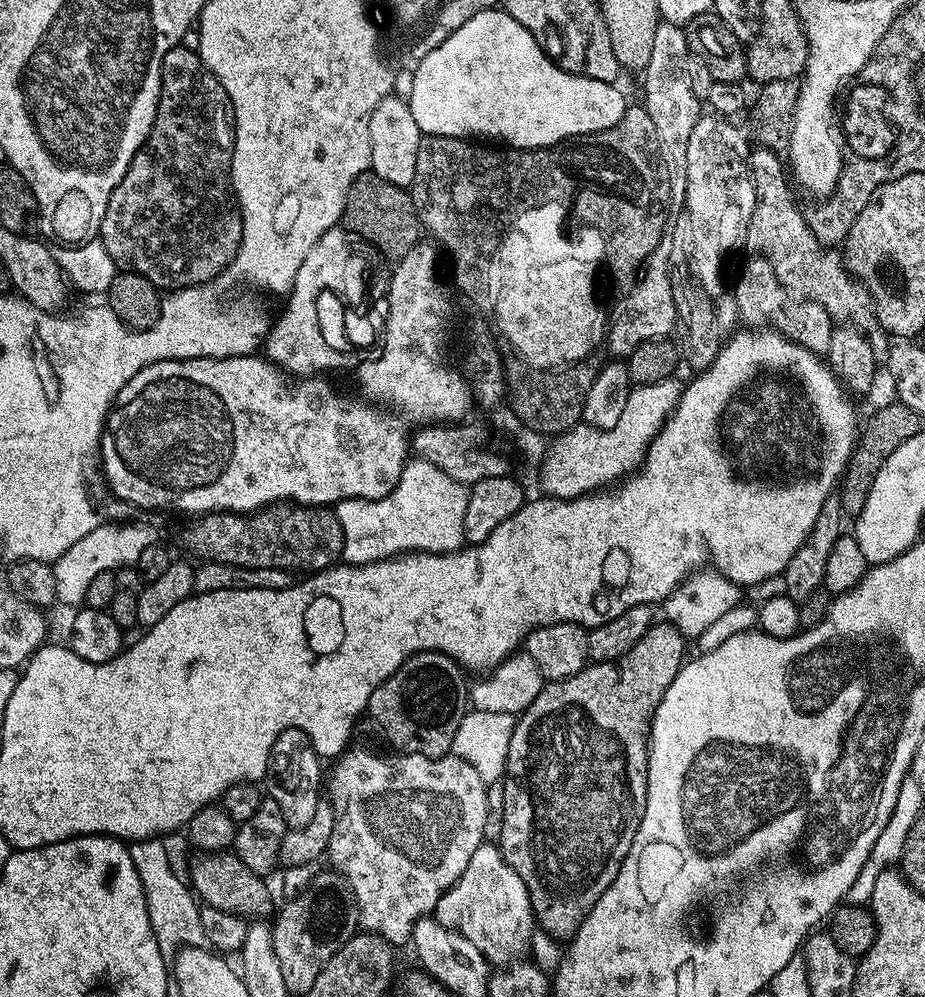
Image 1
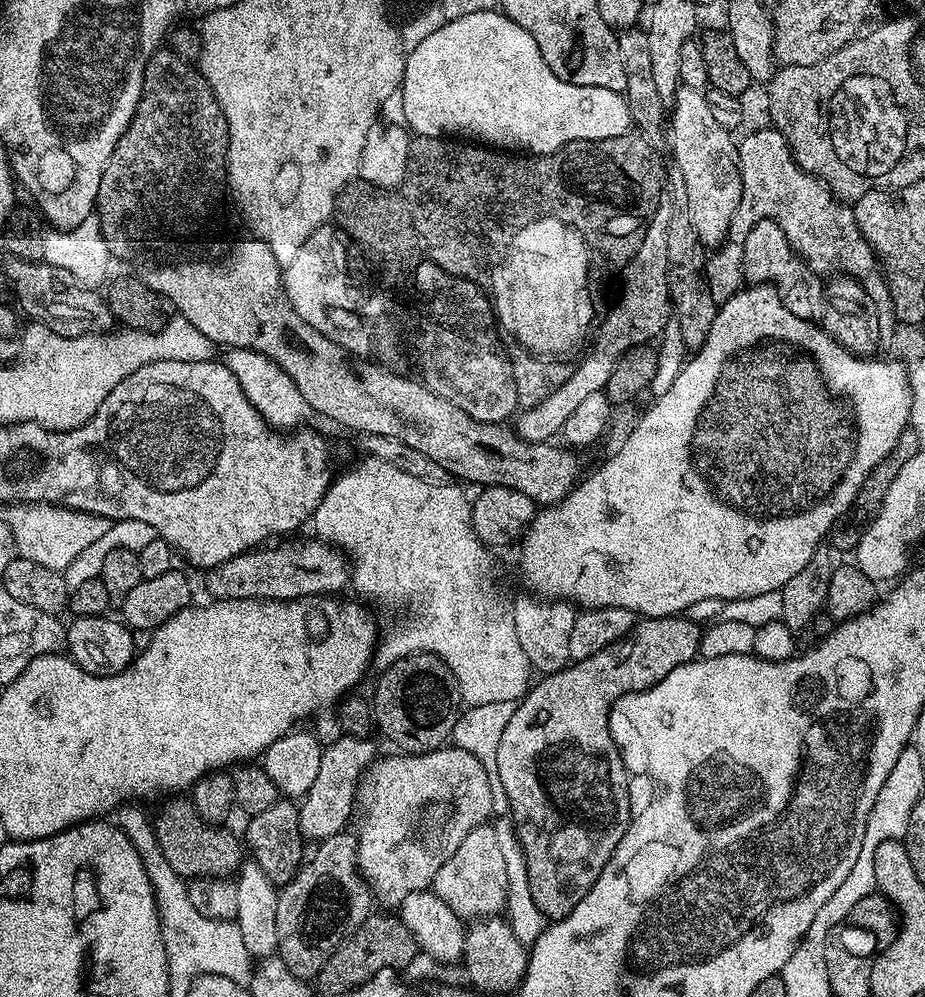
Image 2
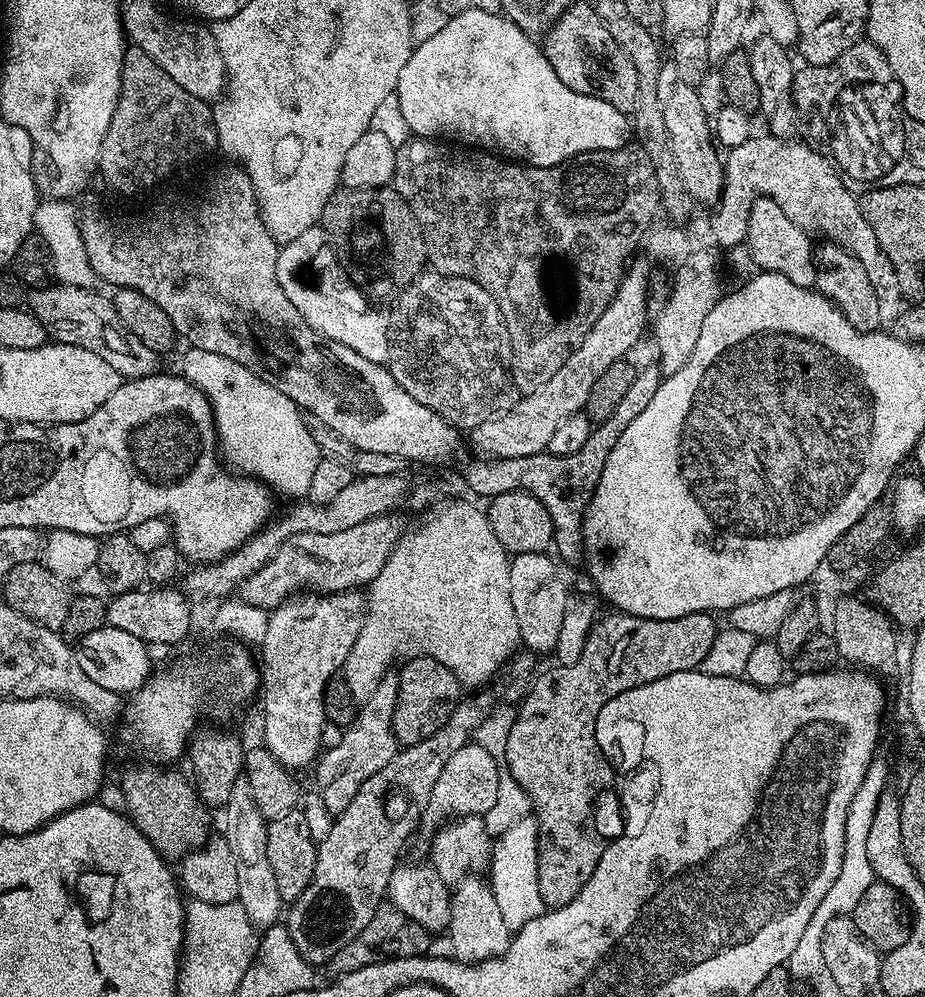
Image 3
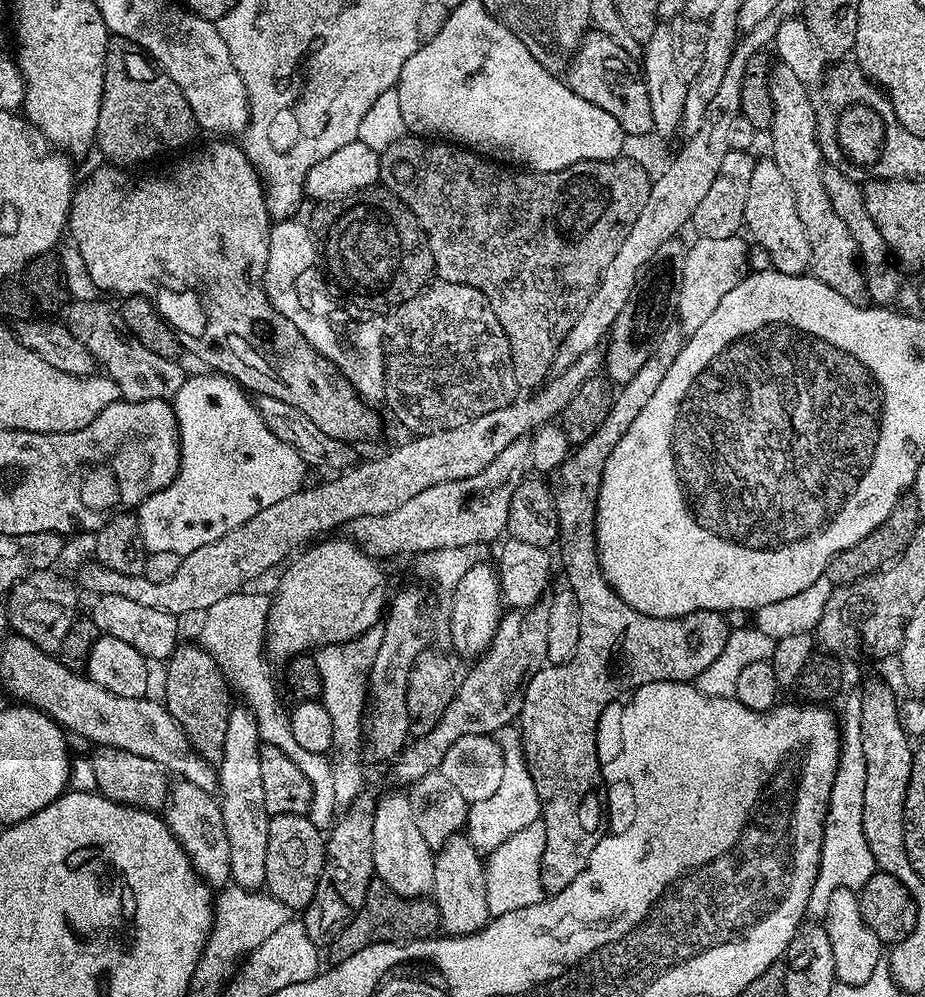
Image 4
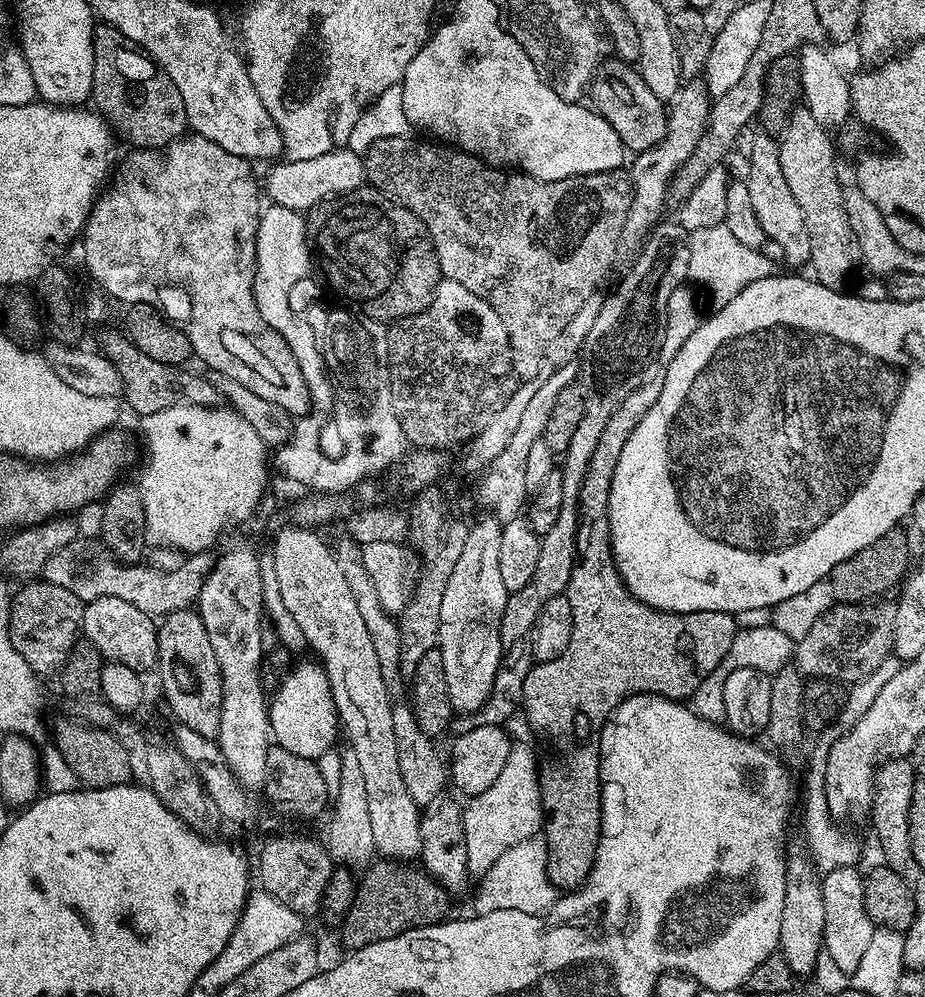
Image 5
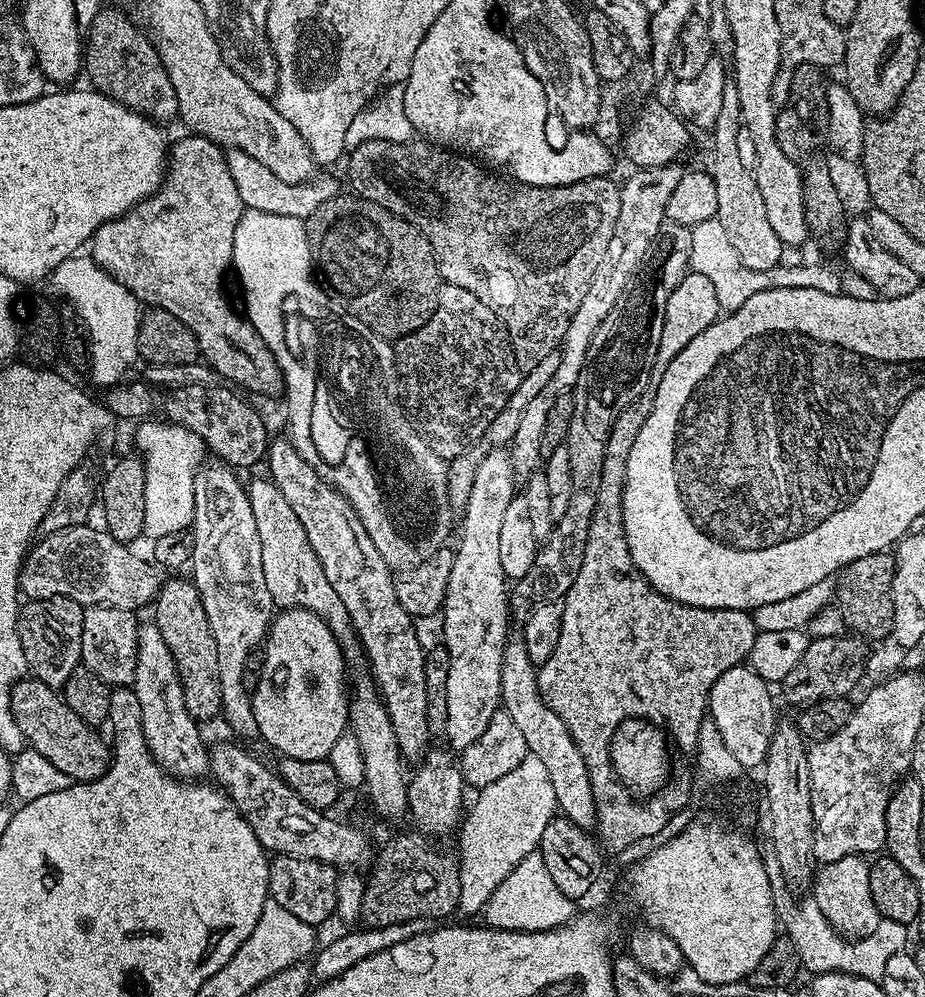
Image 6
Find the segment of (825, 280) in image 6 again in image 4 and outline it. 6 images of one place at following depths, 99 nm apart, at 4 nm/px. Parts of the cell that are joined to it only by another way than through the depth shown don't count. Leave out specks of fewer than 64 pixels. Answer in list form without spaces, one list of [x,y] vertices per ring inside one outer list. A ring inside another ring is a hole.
[[[731,236],[730,238],[706,238],[697,237],[694,244],[690,244],[685,251],[685,256],[682,266],[682,274],[680,281],[676,287],[676,295],[674,298],[674,308],[676,311],[676,318],[686,336],[696,333],[714,314],[715,307],[722,302],[722,298],[726,296],[747,275],[749,269],[749,245],[741,239],[740,236]]]

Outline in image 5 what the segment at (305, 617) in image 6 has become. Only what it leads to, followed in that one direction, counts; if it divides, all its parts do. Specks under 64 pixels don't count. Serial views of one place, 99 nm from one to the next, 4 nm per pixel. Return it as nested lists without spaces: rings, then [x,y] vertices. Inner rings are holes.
[[[304,660],[300,665],[297,663],[283,674],[271,693],[268,717],[275,743],[290,750],[290,754],[298,754],[298,758],[316,760],[322,754],[333,751],[335,744],[332,743],[336,736],[338,740],[338,717],[324,666],[312,660]]]

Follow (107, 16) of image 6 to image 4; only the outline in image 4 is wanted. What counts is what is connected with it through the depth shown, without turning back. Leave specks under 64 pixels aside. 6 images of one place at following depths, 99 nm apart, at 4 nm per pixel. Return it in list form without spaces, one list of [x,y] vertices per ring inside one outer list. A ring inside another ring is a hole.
[[[113,35],[108,41],[102,106],[98,110],[95,147],[112,166],[144,164],[163,152],[187,149],[198,133],[190,102],[182,90],[155,63],[126,38]]]

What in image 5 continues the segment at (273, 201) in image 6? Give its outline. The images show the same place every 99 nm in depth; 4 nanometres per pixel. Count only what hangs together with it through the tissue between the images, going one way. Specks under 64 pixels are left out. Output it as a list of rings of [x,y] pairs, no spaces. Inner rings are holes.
[[[347,146],[330,150],[326,154],[318,154],[318,158],[276,162],[271,165],[268,177],[263,177],[262,188],[273,205],[277,208],[293,208],[295,212],[304,214],[309,210],[338,196],[353,192],[365,183],[364,158],[361,153],[352,151]]]

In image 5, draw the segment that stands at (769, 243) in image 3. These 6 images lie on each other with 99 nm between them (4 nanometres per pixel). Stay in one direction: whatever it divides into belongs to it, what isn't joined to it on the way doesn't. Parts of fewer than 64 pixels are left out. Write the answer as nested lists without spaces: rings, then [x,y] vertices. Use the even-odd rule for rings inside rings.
[[[757,131],[754,150],[746,157],[748,177],[746,183],[750,190],[750,203],[767,239],[774,241],[779,255],[788,264],[804,264],[810,261],[810,234],[806,234],[806,218],[802,218],[802,206],[794,202],[790,186],[782,174],[779,143],[769,133]]]

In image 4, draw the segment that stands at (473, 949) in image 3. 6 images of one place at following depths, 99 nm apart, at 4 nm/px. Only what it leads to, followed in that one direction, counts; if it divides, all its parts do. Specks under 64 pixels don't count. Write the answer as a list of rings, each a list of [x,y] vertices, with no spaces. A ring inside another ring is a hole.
[[[467,835],[450,836],[435,853],[434,886],[430,896],[436,901],[441,929],[449,936],[469,936],[479,932],[490,919],[487,906],[485,861]]]

